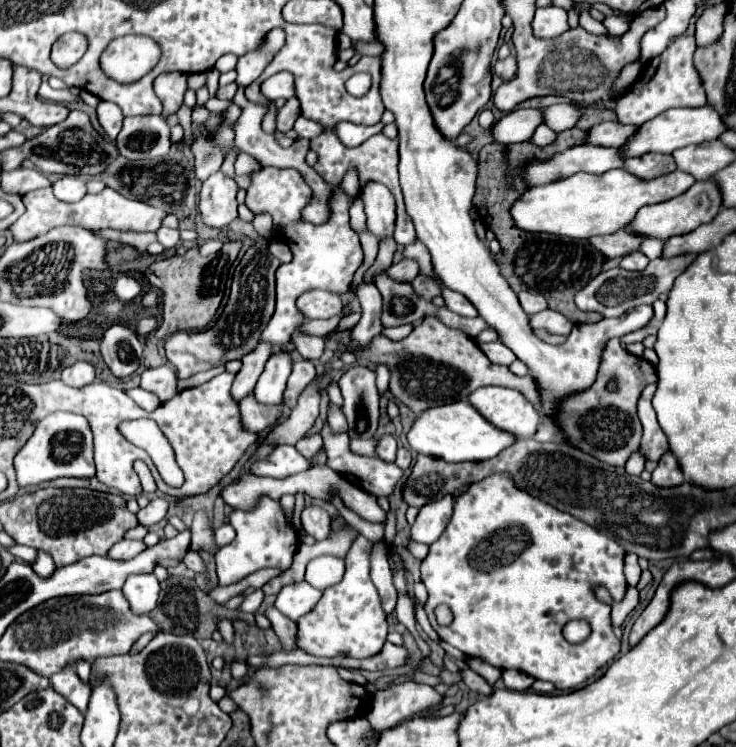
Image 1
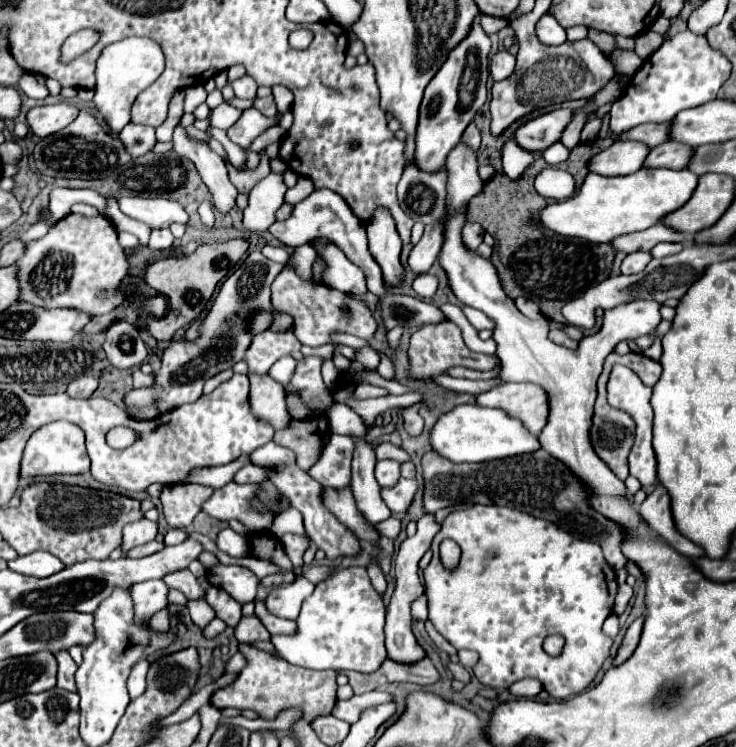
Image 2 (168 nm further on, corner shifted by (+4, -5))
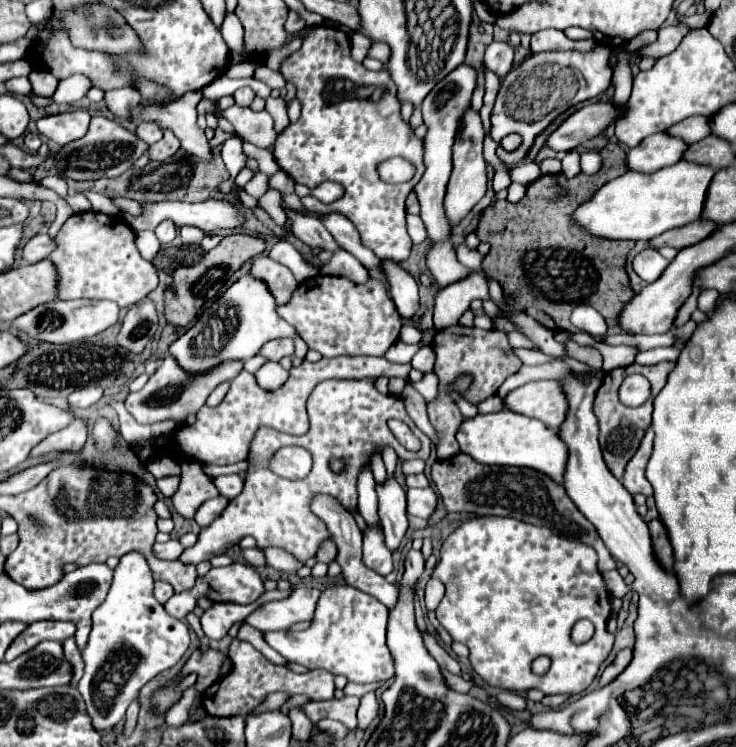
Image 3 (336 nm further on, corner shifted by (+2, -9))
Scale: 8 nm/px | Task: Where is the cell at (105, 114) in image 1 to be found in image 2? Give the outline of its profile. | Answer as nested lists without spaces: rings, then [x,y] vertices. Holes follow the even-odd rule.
[[[129,37],[105,47],[96,63],[95,107],[111,127],[111,135],[117,135],[131,121],[131,105],[135,97],[149,87],[163,71],[163,51],[145,37]]]

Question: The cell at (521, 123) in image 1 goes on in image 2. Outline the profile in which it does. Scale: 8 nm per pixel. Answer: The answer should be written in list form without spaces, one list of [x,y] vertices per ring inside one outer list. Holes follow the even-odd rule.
[[[555,109],[535,117],[517,129],[517,143],[527,151],[545,151],[553,143],[561,141],[561,135],[571,119],[573,109]]]

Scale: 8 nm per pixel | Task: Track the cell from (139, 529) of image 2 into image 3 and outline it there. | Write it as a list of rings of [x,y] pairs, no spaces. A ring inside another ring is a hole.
[[[129,551],[115,567],[107,599],[93,611],[93,629],[83,649],[85,673],[77,685],[87,703],[95,731],[107,731],[123,721],[129,703],[157,673],[173,667],[189,647],[189,627],[165,613],[153,597],[153,577],[139,551]]]

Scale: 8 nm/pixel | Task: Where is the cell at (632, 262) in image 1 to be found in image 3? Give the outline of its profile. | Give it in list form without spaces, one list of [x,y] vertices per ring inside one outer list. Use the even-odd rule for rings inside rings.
[[[645,249],[645,251],[641,251],[641,253],[633,259],[633,269],[635,269],[635,273],[637,273],[643,281],[647,281],[647,283],[659,279],[659,275],[663,273],[663,269],[665,269],[667,265],[669,265],[669,261],[663,259],[657,249]]]

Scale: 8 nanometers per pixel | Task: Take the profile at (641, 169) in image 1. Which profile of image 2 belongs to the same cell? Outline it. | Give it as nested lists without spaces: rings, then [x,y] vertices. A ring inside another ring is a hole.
[[[663,143],[649,153],[645,167],[667,167],[667,169],[685,169],[693,157],[693,147],[685,143]]]

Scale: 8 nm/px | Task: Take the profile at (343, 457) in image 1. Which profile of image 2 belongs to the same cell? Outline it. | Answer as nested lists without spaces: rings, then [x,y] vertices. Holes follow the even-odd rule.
[[[399,479],[397,487],[393,489],[381,489],[381,497],[385,501],[385,505],[393,511],[393,513],[405,513],[417,493],[417,481],[415,479]]]

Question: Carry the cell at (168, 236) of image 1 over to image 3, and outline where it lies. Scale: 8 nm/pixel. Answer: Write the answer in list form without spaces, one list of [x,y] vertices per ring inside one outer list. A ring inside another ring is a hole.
[[[163,221],[163,223],[157,225],[155,235],[157,235],[157,239],[159,239],[161,245],[167,245],[167,243],[171,243],[171,241],[175,239],[175,235],[177,235],[177,227],[175,227],[171,221]]]

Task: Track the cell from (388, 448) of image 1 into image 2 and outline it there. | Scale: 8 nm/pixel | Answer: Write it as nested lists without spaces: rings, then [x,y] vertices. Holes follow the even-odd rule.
[[[377,461],[375,479],[381,487],[395,487],[399,481],[399,463],[397,461]]]

